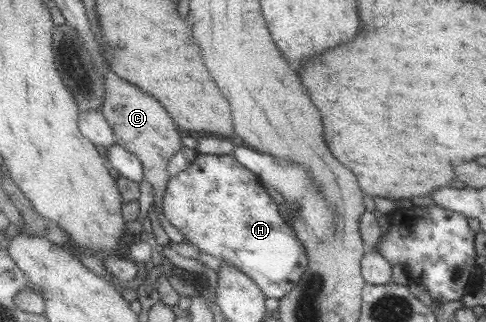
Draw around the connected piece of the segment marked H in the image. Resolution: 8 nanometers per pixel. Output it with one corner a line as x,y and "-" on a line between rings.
198,154
187,169
169,178
160,207
169,223
179,229
185,240
202,252
228,261
241,270
260,287
266,297
285,297
308,268
306,249
287,224
279,204
267,194
266,186
259,177
243,167
233,154

